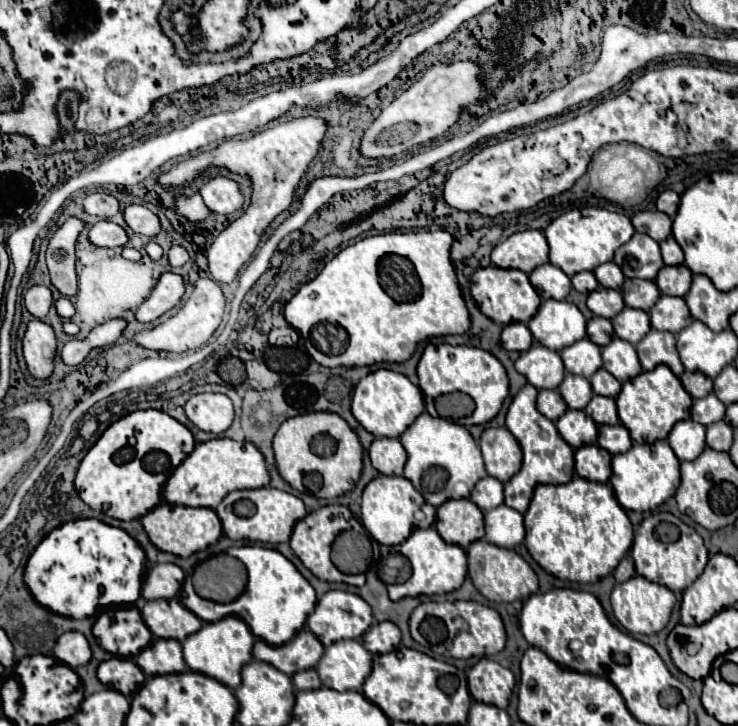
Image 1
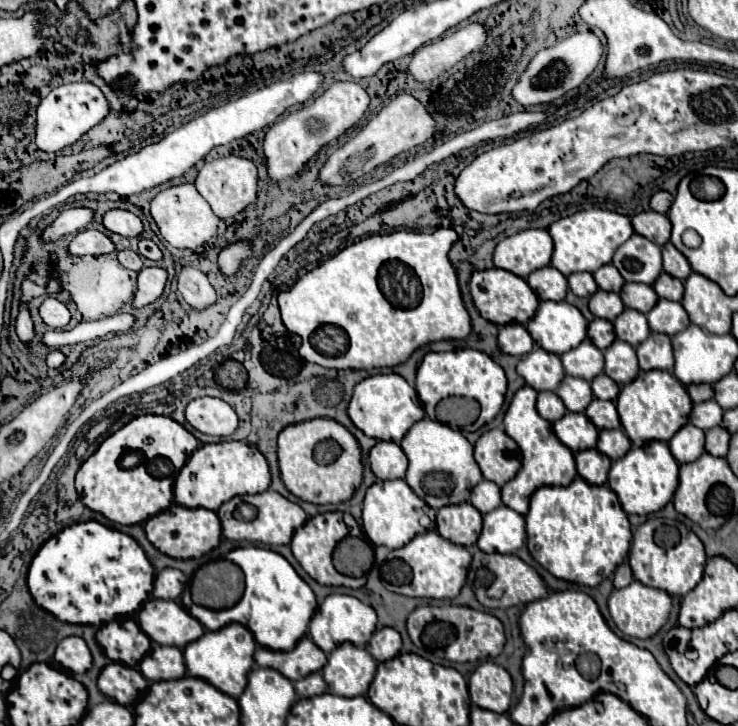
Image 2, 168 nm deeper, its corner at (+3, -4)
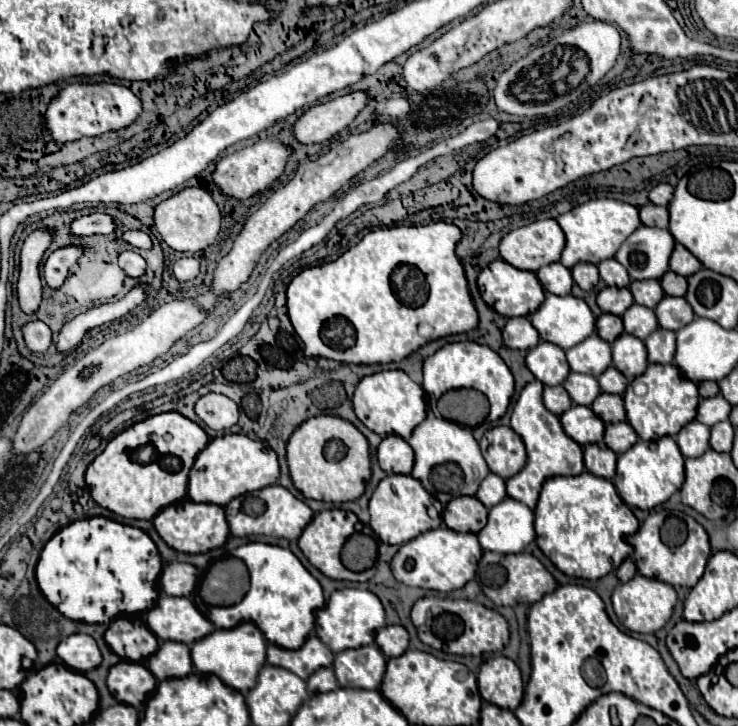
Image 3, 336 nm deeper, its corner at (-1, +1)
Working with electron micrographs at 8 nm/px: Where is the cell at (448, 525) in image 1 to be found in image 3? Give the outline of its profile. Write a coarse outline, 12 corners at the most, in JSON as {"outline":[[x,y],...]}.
{"outline":[[474,496],[446,504],[450,530],[478,534],[488,510]]}

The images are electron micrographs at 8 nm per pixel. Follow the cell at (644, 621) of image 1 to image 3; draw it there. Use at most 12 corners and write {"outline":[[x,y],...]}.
{"outline":[[636,574],[614,590],[616,616],[650,634],[670,620],[676,592]]}

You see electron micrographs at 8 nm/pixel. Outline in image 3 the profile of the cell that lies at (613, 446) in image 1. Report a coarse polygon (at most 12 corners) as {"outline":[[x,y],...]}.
{"outline":[[628,422],[608,424],[604,442],[616,454],[638,440]]}

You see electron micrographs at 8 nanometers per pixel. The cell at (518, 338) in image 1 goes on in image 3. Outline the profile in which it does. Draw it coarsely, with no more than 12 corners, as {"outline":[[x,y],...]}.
{"outline":[[510,318],[504,344],[526,350],[540,342],[528,318]]}

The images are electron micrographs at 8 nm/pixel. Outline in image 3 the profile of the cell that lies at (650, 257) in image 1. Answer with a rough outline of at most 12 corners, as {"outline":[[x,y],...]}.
{"outline":[[640,226],[614,258],[632,280],[668,270],[674,238]]}

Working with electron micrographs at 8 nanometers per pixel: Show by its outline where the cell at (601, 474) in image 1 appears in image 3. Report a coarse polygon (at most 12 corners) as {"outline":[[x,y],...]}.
{"outline":[[604,442],[584,448],[588,472],[610,480],[616,454]]}

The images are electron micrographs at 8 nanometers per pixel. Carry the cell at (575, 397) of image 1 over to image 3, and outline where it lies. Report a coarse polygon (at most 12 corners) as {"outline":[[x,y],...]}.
{"outline":[[570,372],[564,380],[572,402],[590,406],[600,394],[590,374]]}

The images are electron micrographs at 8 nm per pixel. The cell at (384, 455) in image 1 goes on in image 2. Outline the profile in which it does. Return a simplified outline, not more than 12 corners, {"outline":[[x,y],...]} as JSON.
{"outline":[[378,441],[370,465],[378,479],[404,479],[408,459],[398,443]]}

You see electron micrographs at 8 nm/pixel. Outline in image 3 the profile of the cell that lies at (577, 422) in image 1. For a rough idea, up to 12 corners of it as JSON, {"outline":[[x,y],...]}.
{"outline":[[574,404],[560,416],[580,446],[602,442],[604,422]]}

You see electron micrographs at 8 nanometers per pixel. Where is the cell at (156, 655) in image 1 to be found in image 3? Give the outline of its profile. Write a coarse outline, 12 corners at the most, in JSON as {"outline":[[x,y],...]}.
{"outline":[[162,642],[148,668],[158,680],[192,672],[186,644]]}

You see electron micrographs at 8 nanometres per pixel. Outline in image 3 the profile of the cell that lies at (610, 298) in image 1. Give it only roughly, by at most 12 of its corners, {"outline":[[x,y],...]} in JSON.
{"outline":[[606,286],[596,298],[602,312],[622,316],[632,306],[628,288]]}

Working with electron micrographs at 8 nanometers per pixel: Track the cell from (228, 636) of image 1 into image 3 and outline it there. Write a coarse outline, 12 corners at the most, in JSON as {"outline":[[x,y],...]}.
{"outline":[[252,622],[190,648],[198,672],[246,694],[266,662]]}

